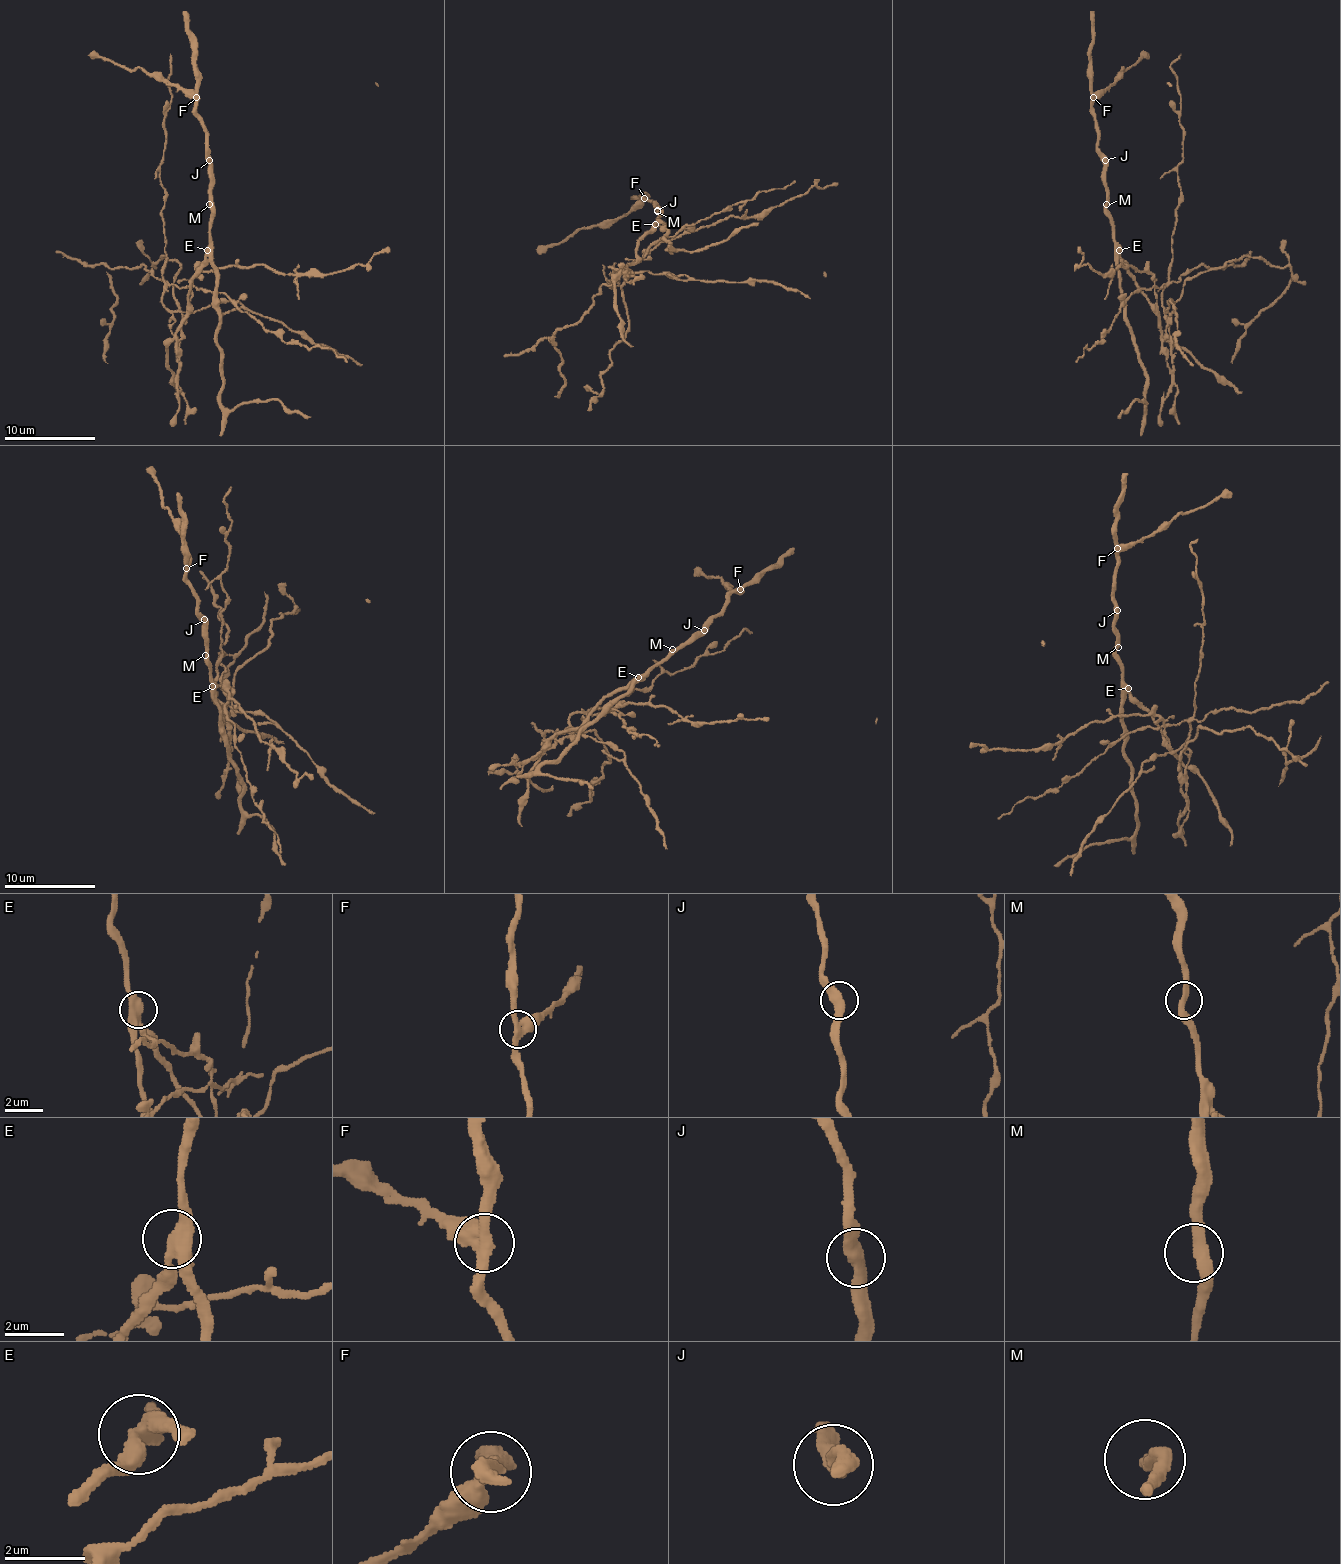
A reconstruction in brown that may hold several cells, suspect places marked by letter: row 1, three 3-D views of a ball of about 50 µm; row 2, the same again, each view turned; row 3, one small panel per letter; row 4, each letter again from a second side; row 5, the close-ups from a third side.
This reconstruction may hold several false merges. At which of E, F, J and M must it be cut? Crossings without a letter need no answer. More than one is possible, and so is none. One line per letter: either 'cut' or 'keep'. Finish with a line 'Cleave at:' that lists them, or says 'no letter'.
E: cut
F: cut
J: keep
M: keep
Cleave at: E, F

